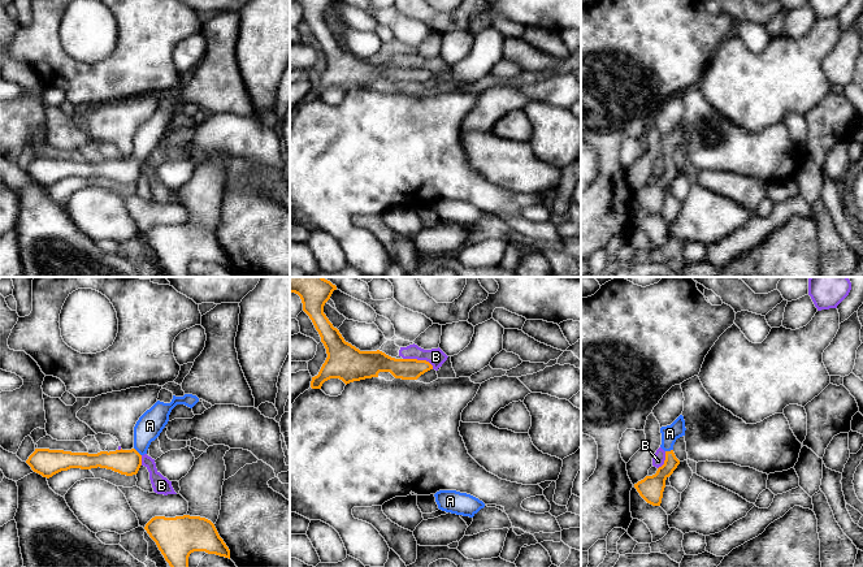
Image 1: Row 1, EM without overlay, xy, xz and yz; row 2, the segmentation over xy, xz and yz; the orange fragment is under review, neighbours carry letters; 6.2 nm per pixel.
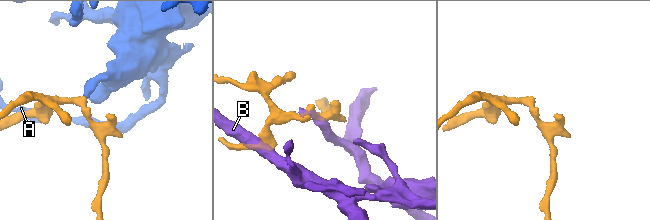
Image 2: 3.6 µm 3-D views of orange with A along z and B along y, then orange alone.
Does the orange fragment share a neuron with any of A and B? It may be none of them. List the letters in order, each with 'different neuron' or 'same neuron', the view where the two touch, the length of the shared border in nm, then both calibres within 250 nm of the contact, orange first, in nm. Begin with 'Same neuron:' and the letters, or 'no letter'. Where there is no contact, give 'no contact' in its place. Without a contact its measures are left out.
Same neuron: A
A: same neuron; contact in xy; length 70 nm; calibres 160 and 160 nm
B: different neuron; contact in xz; length 200 nm; calibres 130 and 110 nm

